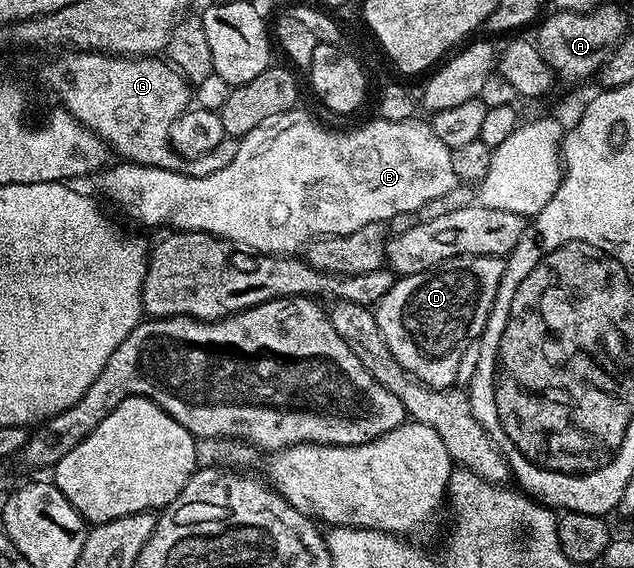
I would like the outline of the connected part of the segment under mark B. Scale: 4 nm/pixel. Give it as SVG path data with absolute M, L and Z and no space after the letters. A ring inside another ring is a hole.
M301 110L276 114L241 137L236 158L216 174L192 178L167 168L117 162L101 169L102 188L142 224L167 224L167 229L179 232L207 232L253 253L293 256L327 236L347 236L360 226L389 222L396 214L417 213L420 206L430 205L432 198L449 197L449 192L459 187L458 175L452 170L452 150L437 137L430 122L419 118L400 122L373 119L351 132L333 132Z

